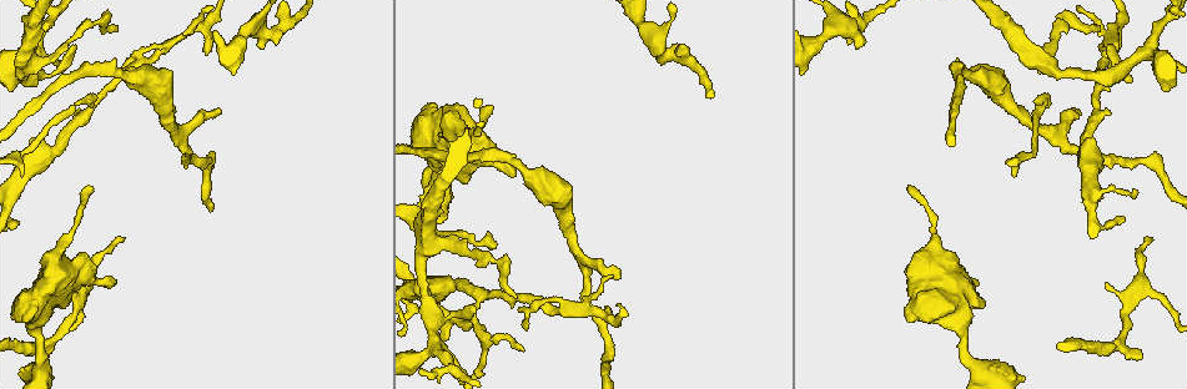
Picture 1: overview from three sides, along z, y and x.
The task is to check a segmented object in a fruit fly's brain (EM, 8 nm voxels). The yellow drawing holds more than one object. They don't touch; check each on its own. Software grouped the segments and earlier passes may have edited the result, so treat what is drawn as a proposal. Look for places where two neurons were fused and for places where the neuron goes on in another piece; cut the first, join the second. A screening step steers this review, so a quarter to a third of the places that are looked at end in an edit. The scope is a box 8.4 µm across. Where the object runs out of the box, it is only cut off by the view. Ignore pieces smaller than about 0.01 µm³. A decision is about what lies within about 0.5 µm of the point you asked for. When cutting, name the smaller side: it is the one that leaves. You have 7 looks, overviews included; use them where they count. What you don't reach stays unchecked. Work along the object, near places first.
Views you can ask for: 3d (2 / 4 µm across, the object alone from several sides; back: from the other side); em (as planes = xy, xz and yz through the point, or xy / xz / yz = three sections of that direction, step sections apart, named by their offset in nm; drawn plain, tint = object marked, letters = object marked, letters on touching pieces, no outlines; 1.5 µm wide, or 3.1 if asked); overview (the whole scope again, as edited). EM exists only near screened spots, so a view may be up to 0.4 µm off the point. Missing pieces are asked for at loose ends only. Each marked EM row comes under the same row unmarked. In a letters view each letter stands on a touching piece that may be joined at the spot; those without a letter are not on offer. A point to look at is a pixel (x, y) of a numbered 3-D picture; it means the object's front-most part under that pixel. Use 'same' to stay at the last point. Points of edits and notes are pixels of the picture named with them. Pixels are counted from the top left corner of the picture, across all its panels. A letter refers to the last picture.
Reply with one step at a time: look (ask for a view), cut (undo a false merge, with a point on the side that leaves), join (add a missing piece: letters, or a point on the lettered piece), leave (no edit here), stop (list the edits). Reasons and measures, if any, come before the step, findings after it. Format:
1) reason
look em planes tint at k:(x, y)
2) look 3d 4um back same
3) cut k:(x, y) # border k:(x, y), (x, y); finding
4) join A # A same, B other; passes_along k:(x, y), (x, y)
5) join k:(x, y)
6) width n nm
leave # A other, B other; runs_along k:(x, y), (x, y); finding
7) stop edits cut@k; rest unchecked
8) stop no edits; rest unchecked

look em planes tint at 1:(96, 23)

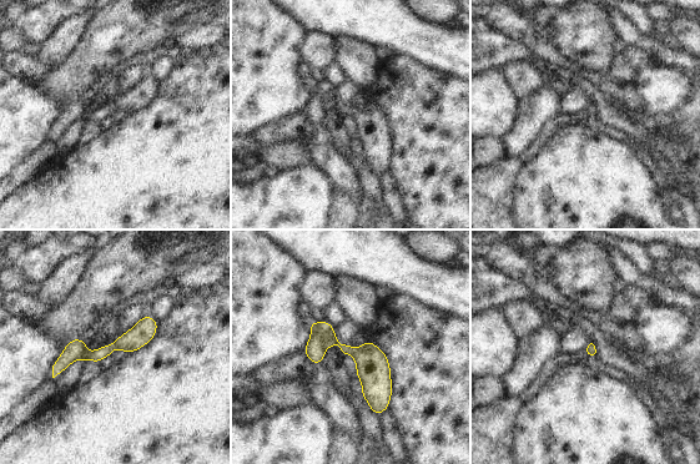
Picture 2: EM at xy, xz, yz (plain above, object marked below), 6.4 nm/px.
look em planes letters same

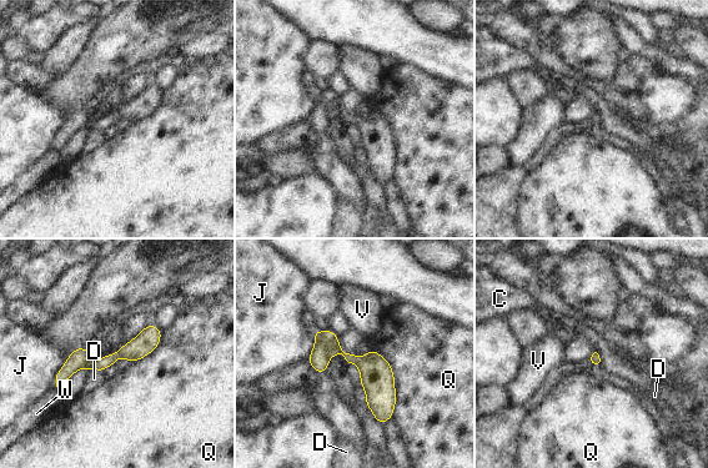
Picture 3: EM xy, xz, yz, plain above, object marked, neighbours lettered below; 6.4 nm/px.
leave # C other, D other, J other, Q other, V other, W other; border 3:(370, 347), (391, 367), (393, 416); all the same neuron

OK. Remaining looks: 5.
arms part here
look 3d 4um at 1:(1015, 160)

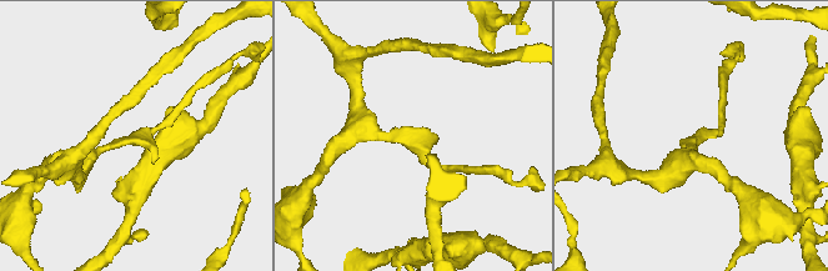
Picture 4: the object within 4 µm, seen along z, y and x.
need the tissue
look em yz step 4 tint at 4:(145, 141)

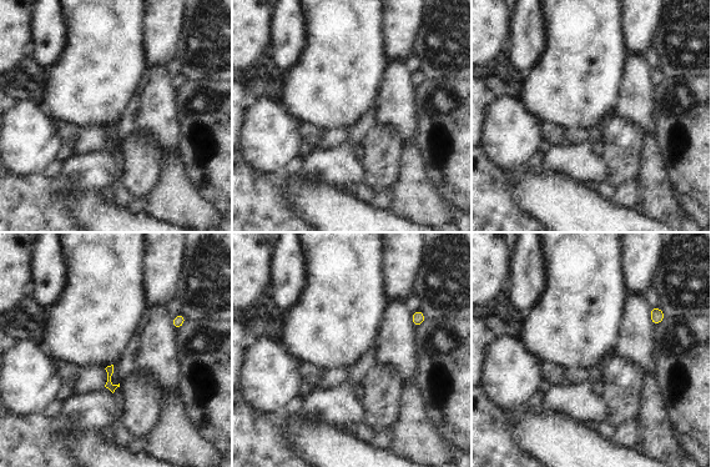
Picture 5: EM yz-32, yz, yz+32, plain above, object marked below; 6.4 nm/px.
cut it another way
look em planes letters same

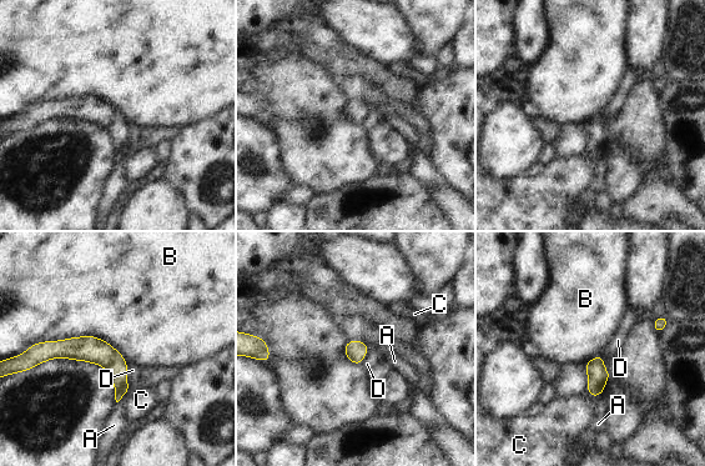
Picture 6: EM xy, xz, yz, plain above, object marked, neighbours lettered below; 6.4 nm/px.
leave # A other, B other, C other, D other; runs_along 6:(24, 357), (95, 350), (125, 387); all the same neuron

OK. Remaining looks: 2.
look 3d 2um at 1:(1142, 357)

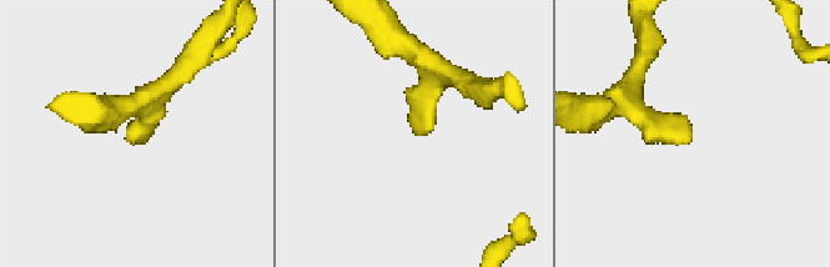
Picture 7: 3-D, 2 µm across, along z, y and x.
need the tissue
look em planes letters at 7:(137, 140)

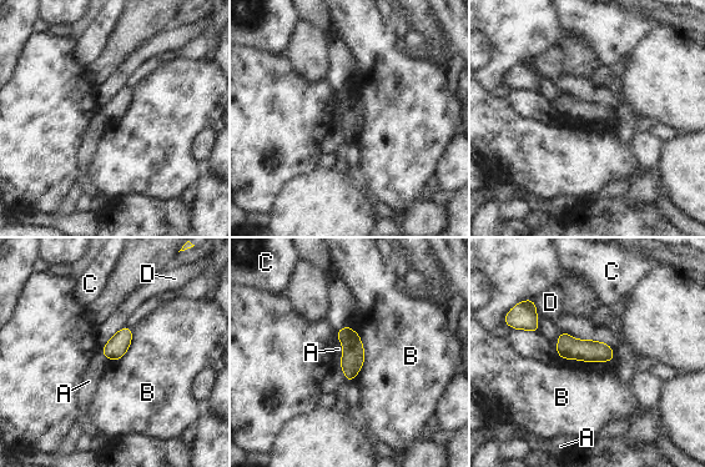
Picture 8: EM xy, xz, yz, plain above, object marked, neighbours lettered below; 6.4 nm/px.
longest_contact B 360 nm
leave # A other, B other, C other, D other; border 8:(348, 325), (363, 349), (353, 381); none of them fits

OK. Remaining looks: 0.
stop no edits; rest unchecked

